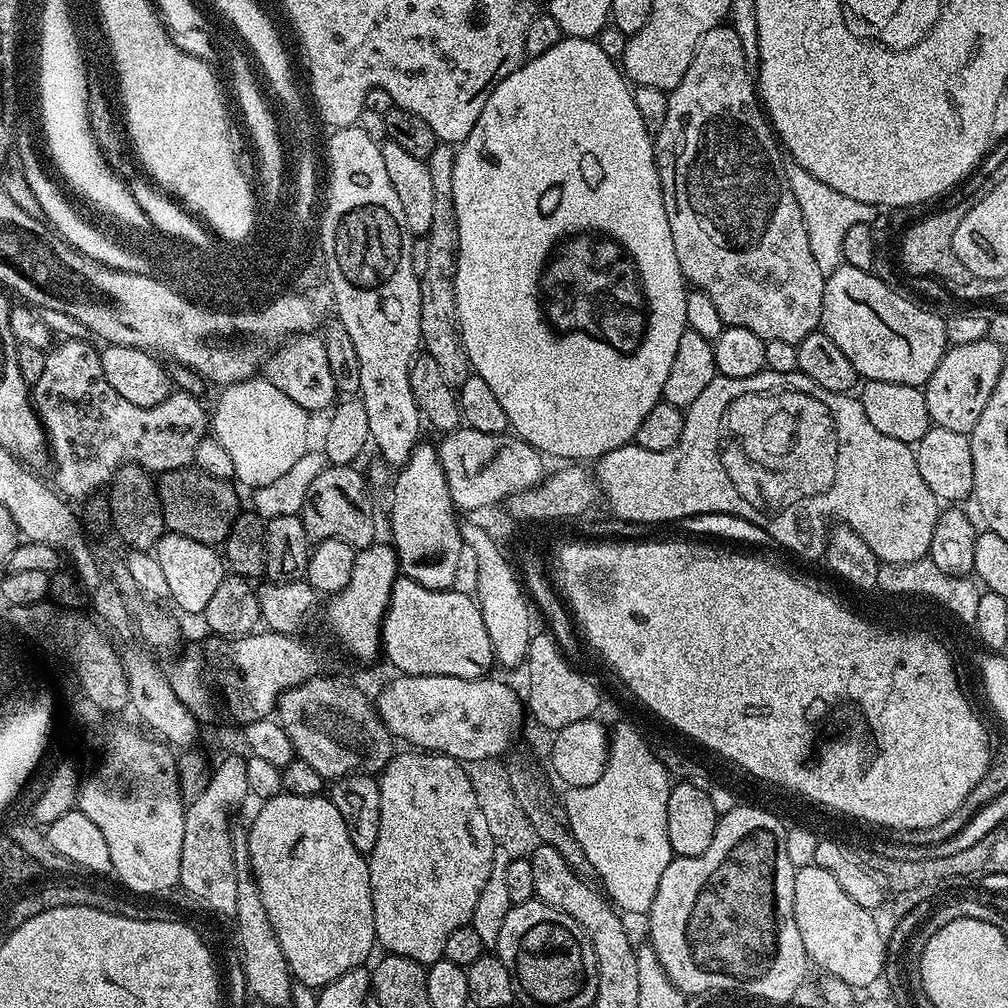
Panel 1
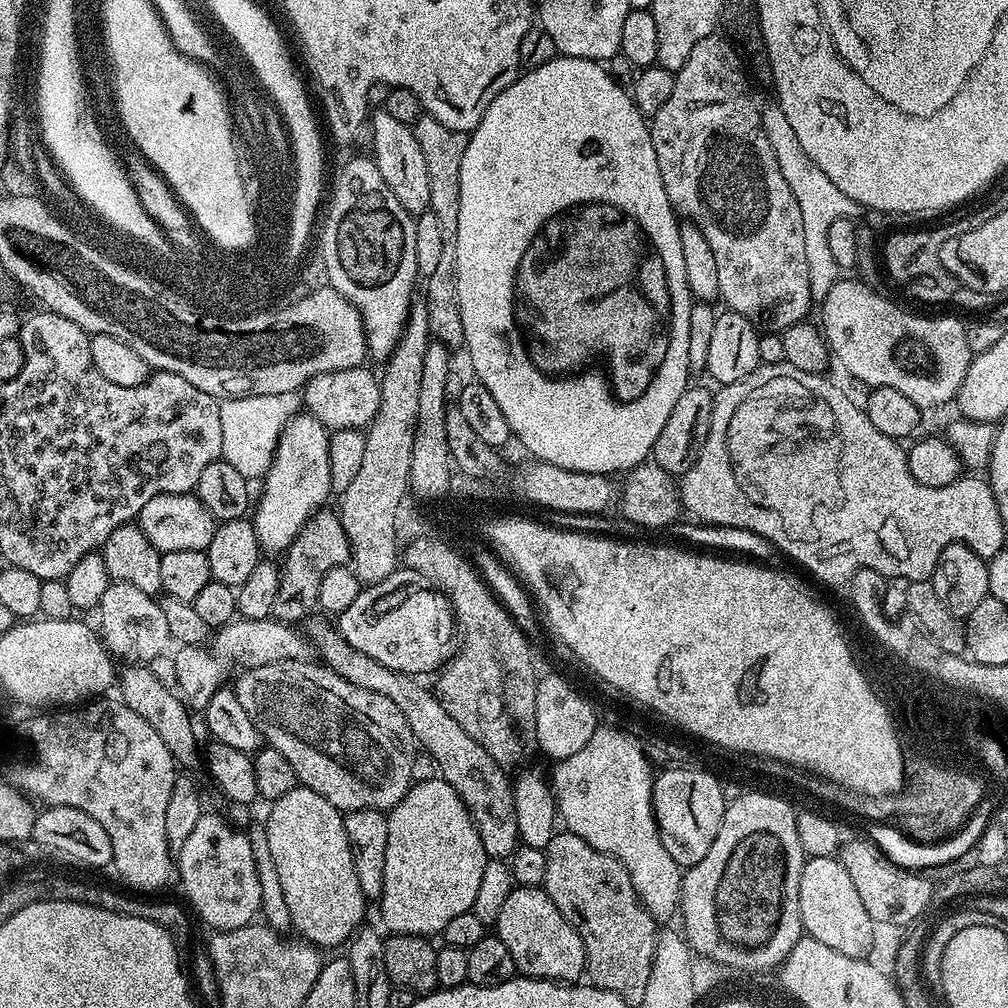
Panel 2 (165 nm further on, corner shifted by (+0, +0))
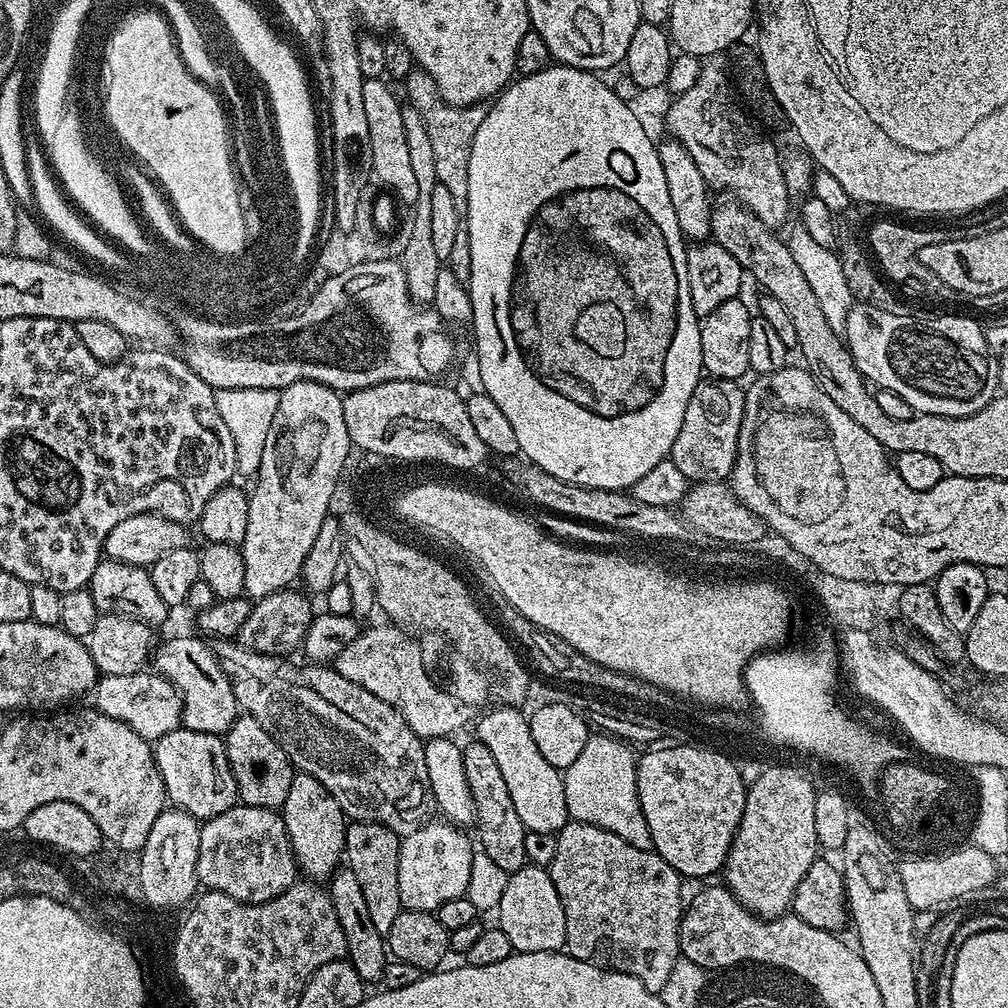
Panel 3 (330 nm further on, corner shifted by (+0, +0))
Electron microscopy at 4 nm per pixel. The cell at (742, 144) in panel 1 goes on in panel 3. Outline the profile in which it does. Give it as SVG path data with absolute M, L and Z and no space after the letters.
M701 67L694 86L671 101L667 119L667 135L677 140L682 146L686 146L686 154L694 158L694 166L698 166L702 178L706 178L709 189L716 191L717 188L722 192L720 194L727 194L743 204L762 223L777 226L776 224L782 223L787 218L788 203L790 203L781 153L776 153L775 146L767 140L769 137L746 115L745 109L741 107L734 95L729 73L723 67L721 68Z

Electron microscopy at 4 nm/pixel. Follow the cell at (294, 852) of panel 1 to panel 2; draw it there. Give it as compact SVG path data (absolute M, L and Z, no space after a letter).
M297 786L290 794L282 794L271 805L266 817L271 857L274 858L275 869L278 870L282 892L285 894L286 907L292 919L291 927L300 932L299 935L309 944L321 950L347 945L357 928L361 927L366 901L362 894L362 886L358 886L358 874L354 874L354 858L352 847L346 838L344 817L339 808L335 808L322 794L314 794L314 790Z

